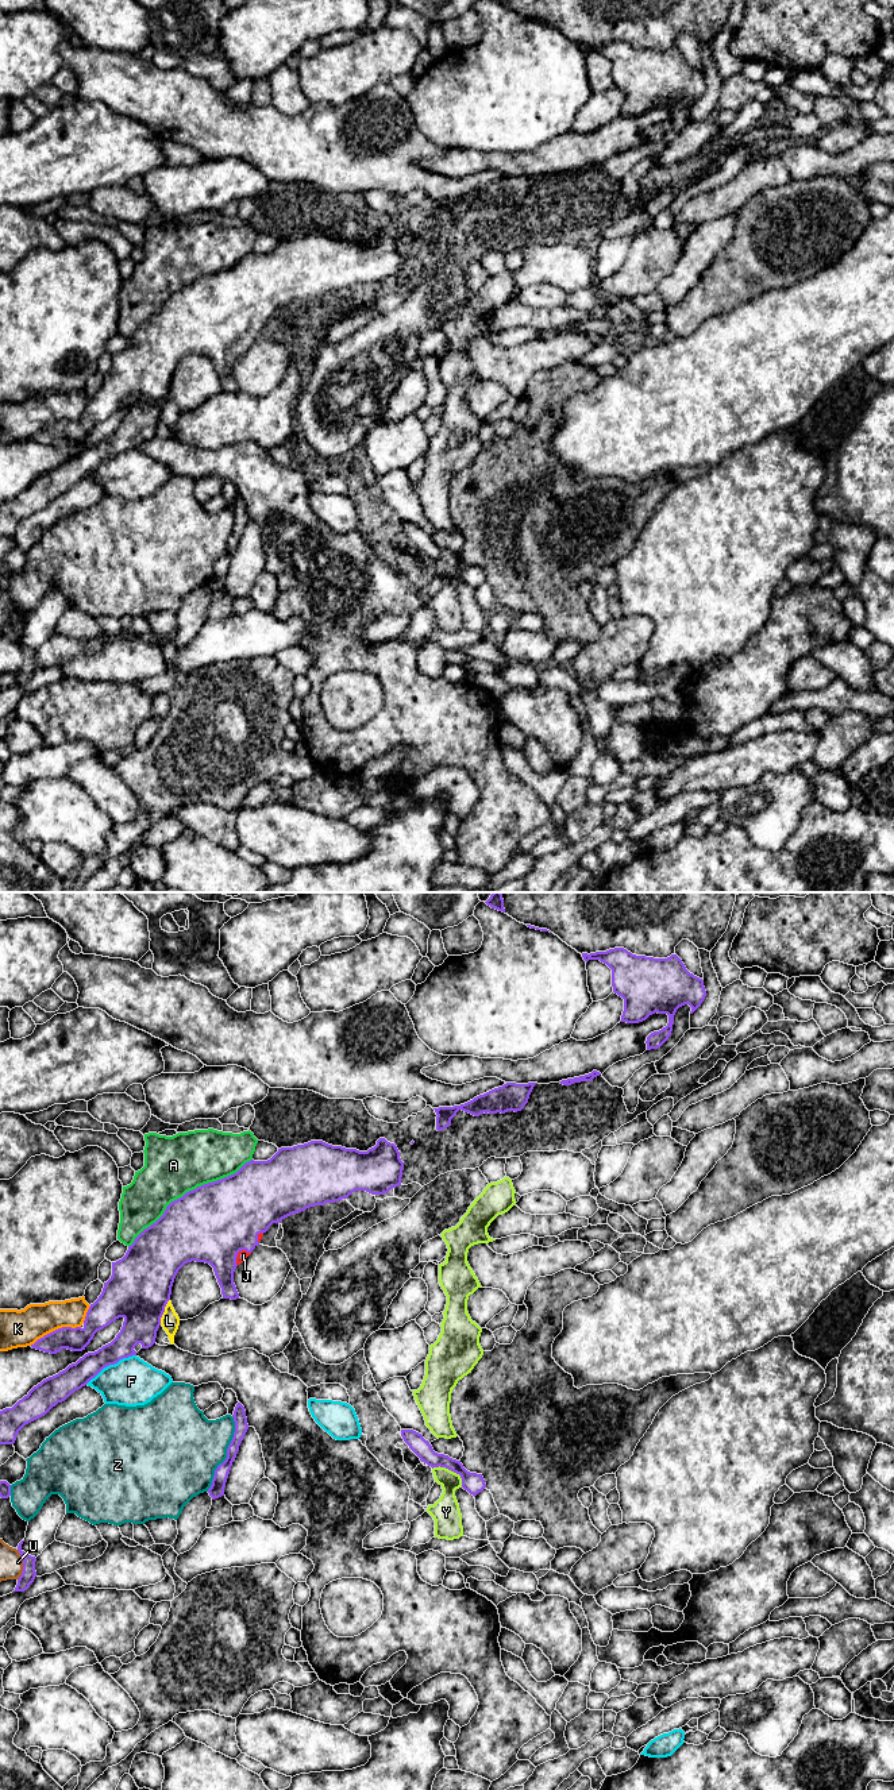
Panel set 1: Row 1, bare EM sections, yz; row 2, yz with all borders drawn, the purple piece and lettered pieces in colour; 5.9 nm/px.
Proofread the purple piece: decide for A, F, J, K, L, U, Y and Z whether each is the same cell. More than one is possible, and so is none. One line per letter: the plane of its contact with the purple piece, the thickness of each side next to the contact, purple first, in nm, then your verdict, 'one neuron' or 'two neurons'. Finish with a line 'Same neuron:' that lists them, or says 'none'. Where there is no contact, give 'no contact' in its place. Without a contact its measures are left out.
A: yz | 460/360 nm | two neurons
F: yz | 150/280 nm | two neurons
J: yz | 460/60 nm | one neuron
K: yz | 140/220 nm | two neurons
L: yz | 380/110 nm | two neurons
U: yz | 90/140 nm | two neurons
Y: yz | 120/160 nm | two neurons
Z: yz | 90/420 nm | two neurons
Same neuron: J

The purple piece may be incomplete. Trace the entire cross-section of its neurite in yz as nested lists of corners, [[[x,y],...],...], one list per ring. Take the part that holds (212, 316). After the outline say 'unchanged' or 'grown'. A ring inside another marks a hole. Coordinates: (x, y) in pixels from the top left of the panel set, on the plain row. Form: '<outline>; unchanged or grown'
[[[379,231],[367,244],[332,239],[323,234],[311,234],[293,240],[281,240],[267,254],[248,254],[236,266],[204,277],[172,294],[163,308],[144,321],[126,348],[112,355],[112,369],[104,375],[99,391],[90,397],[84,420],[62,420],[38,432],[32,441],[57,447],[62,441],[82,444],[95,427],[123,410],[116,431],[95,445],[88,445],[58,467],[43,472],[12,501],[0,504],[0,537],[14,537],[19,524],[28,516],[45,509],[58,495],[85,479],[104,460],[123,451],[136,448],[138,436],[149,441],[155,436],[161,410],[170,393],[172,379],[178,363],[188,355],[205,355],[213,360],[223,391],[236,393],[234,364],[259,337],[273,316],[305,304],[347,292],[355,283],[371,288],[388,286],[401,278],[404,255],[394,236]]]; grown

